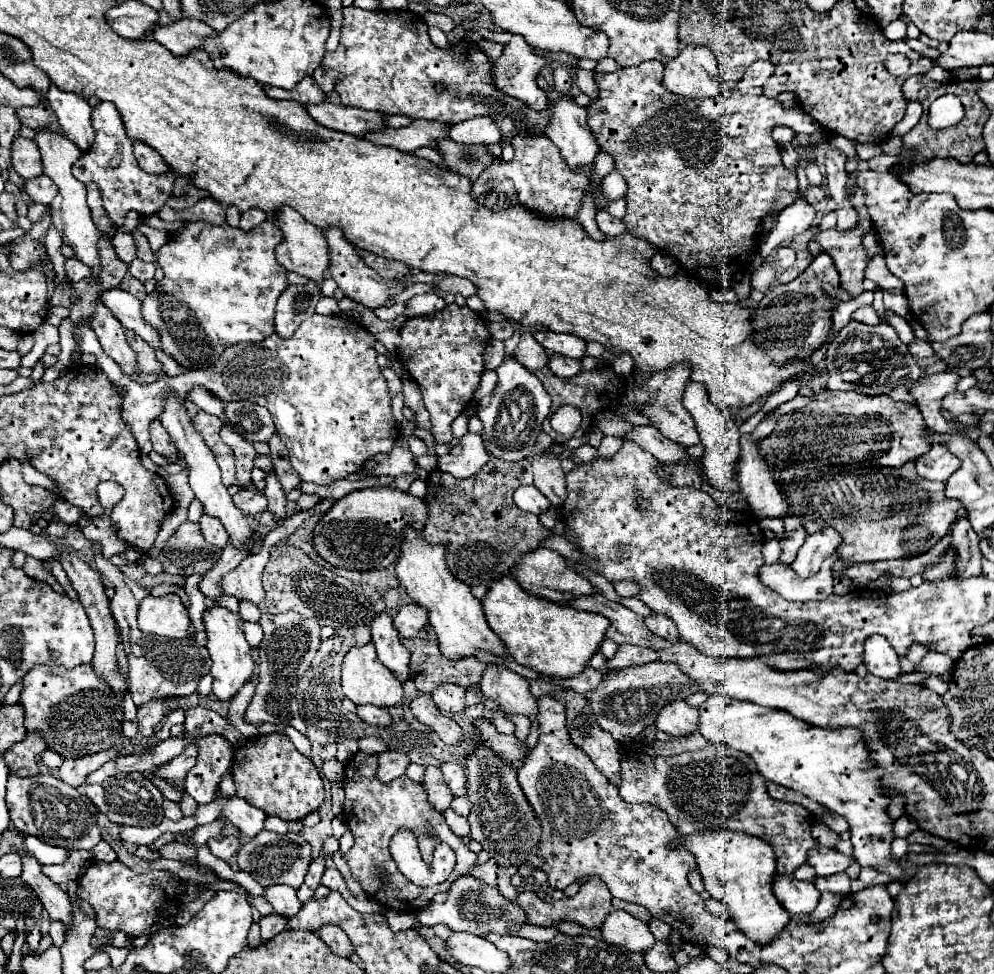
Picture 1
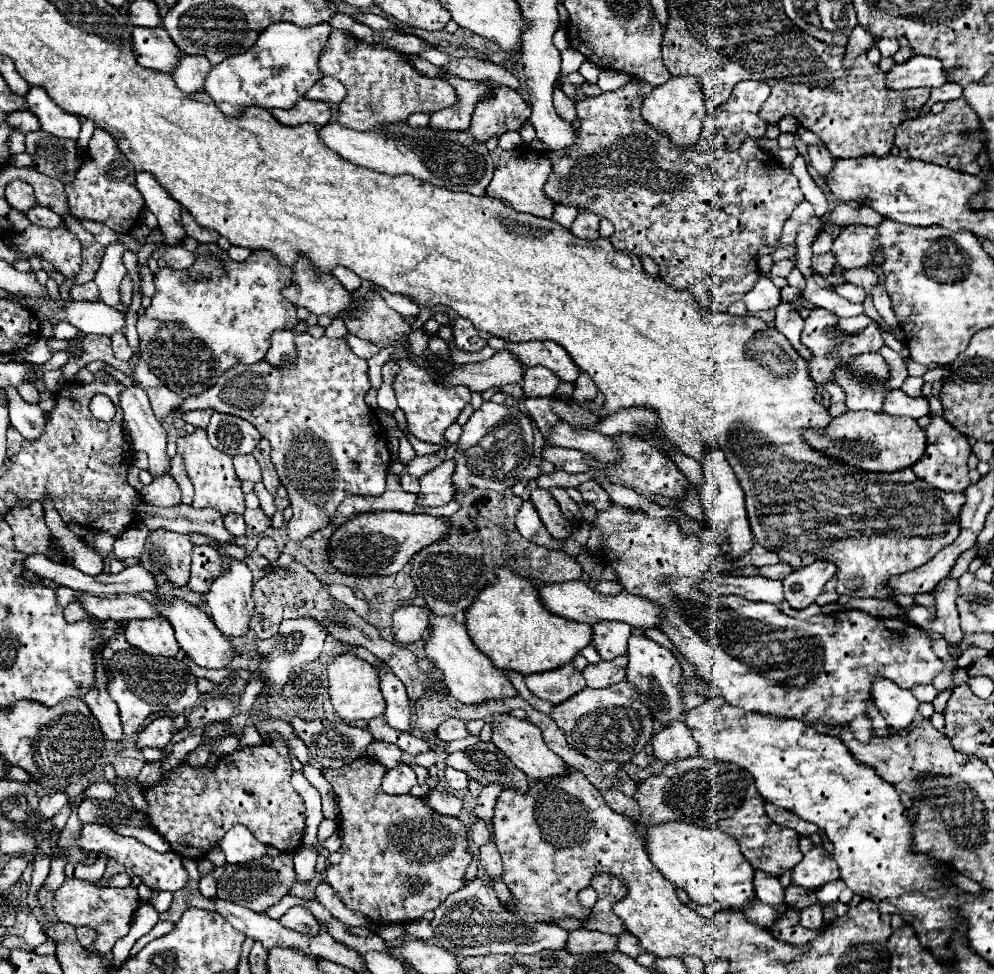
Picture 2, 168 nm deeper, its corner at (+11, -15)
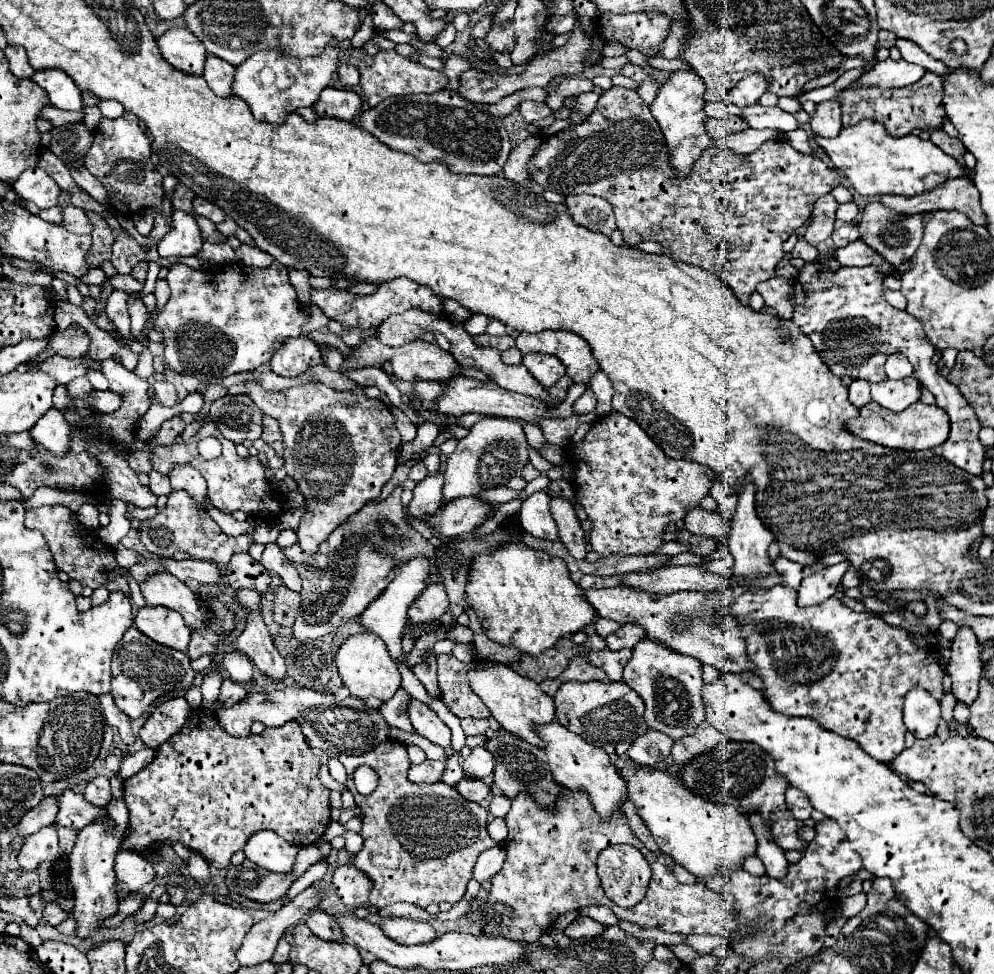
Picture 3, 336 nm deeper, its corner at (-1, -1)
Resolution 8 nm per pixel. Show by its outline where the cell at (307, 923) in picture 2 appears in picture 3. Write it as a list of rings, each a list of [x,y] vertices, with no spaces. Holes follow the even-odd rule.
[[[318,909],[316,913],[310,913],[306,919],[306,925],[320,937],[326,941],[340,941],[342,943],[342,931],[336,925],[336,919],[326,913],[324,909]]]

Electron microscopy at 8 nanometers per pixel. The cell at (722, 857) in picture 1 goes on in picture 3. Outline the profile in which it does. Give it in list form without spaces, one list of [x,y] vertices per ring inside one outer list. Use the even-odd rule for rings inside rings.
[[[616,759],[620,775],[628,783],[628,797],[648,825],[662,853],[686,867],[694,877],[708,879],[718,873],[730,875],[740,869],[750,855],[756,855],[756,837],[748,817],[730,805],[712,803],[692,795],[674,775],[636,765],[630,759]]]

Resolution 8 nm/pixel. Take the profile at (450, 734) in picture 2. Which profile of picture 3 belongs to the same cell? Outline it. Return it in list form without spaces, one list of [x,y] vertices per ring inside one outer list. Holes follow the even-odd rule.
[[[464,717],[460,719],[462,729],[466,735],[482,735],[488,731],[488,719],[472,719],[472,717]]]

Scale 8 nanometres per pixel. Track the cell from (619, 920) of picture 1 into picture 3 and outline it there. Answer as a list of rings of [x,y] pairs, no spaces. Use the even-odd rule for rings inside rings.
[[[576,917],[566,929],[564,933],[570,937],[570,939],[588,939],[588,937],[596,937],[600,933],[604,933],[604,925],[590,919],[590,917]]]

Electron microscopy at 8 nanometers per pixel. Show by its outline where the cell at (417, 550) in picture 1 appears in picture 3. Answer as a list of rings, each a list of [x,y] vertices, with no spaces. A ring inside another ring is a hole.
[[[492,659],[478,661],[476,667],[468,671],[468,681],[472,685],[472,691],[484,701],[484,705],[490,709],[492,717],[500,723],[502,729],[528,741],[530,745],[542,747],[542,739],[536,737],[532,727],[538,723],[554,721],[554,701],[540,689],[536,681],[520,677],[510,665],[494,663]]]

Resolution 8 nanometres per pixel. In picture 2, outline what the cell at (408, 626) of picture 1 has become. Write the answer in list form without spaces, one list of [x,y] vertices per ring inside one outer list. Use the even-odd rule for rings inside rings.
[[[402,605],[394,611],[394,639],[402,645],[414,643],[424,637],[428,625],[430,625],[430,611],[426,607],[418,605]]]

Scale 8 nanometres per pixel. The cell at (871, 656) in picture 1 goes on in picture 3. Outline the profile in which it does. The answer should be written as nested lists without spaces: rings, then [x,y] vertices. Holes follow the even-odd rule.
[[[912,689],[904,695],[904,723],[916,737],[930,737],[936,733],[940,721],[940,703],[930,697],[926,689]]]

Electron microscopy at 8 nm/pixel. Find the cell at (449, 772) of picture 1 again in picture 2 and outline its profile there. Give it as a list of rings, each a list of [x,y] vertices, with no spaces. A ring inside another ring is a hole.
[[[448,767],[446,773],[444,773],[444,777],[446,777],[448,787],[454,789],[454,791],[458,791],[458,789],[466,789],[466,787],[468,787],[468,775],[466,775],[464,771],[458,771],[458,769]]]

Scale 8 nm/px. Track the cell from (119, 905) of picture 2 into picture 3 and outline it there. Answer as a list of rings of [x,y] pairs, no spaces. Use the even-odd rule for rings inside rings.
[[[58,901],[46,903],[46,907],[44,907],[44,919],[46,919],[50,925],[60,925],[60,923],[62,923],[64,919],[68,919],[68,917],[70,917],[70,913],[64,911]]]

